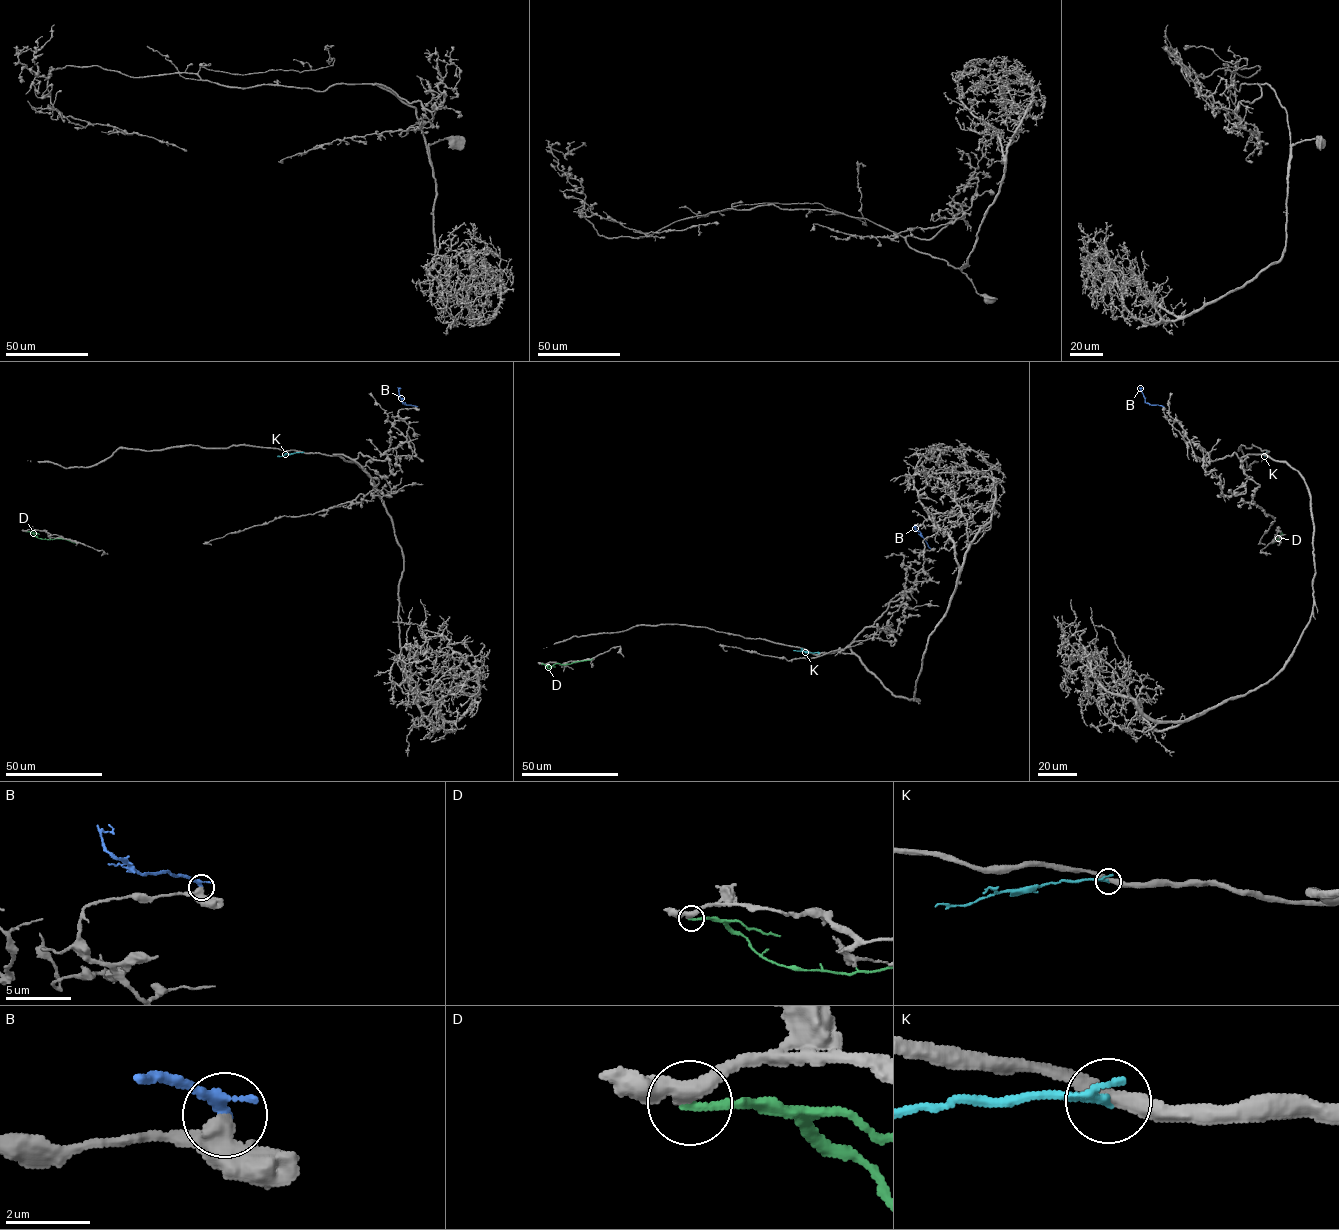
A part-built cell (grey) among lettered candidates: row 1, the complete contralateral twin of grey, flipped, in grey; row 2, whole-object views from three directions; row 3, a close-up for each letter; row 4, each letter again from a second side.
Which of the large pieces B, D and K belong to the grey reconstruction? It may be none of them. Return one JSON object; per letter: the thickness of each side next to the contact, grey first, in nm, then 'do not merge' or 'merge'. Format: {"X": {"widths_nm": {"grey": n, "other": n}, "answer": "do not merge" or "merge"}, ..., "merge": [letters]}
{"B": {"widths_nm": {"grey": 420, "other": 190}, "answer": "do not merge"}, "D": {"widths_nm": {"grey": 400, "other": 200}, "answer": "do not merge"}, "K": {"widths_nm": {"grey": 380, "other": 150}, "answer": "do not merge"}, "merge": []}

